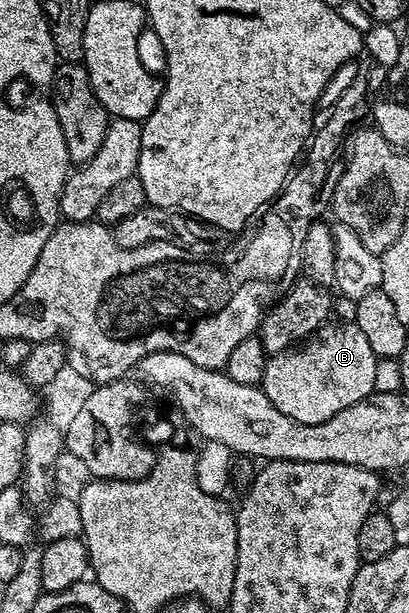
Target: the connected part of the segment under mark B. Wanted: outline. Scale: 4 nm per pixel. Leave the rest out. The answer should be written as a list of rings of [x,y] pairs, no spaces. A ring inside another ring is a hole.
[[[327,323],[304,343],[286,349],[283,353],[272,354],[266,360],[260,389],[288,418],[298,420],[301,424],[323,423],[344,408],[368,399],[375,392],[375,367],[378,360],[375,351],[371,351],[367,336],[355,323]]]

